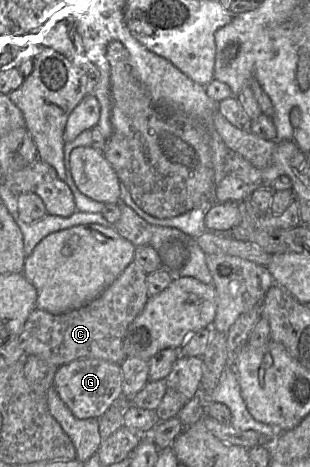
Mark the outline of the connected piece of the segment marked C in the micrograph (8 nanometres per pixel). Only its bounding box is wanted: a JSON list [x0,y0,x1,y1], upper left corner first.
[18,262,147,367]

